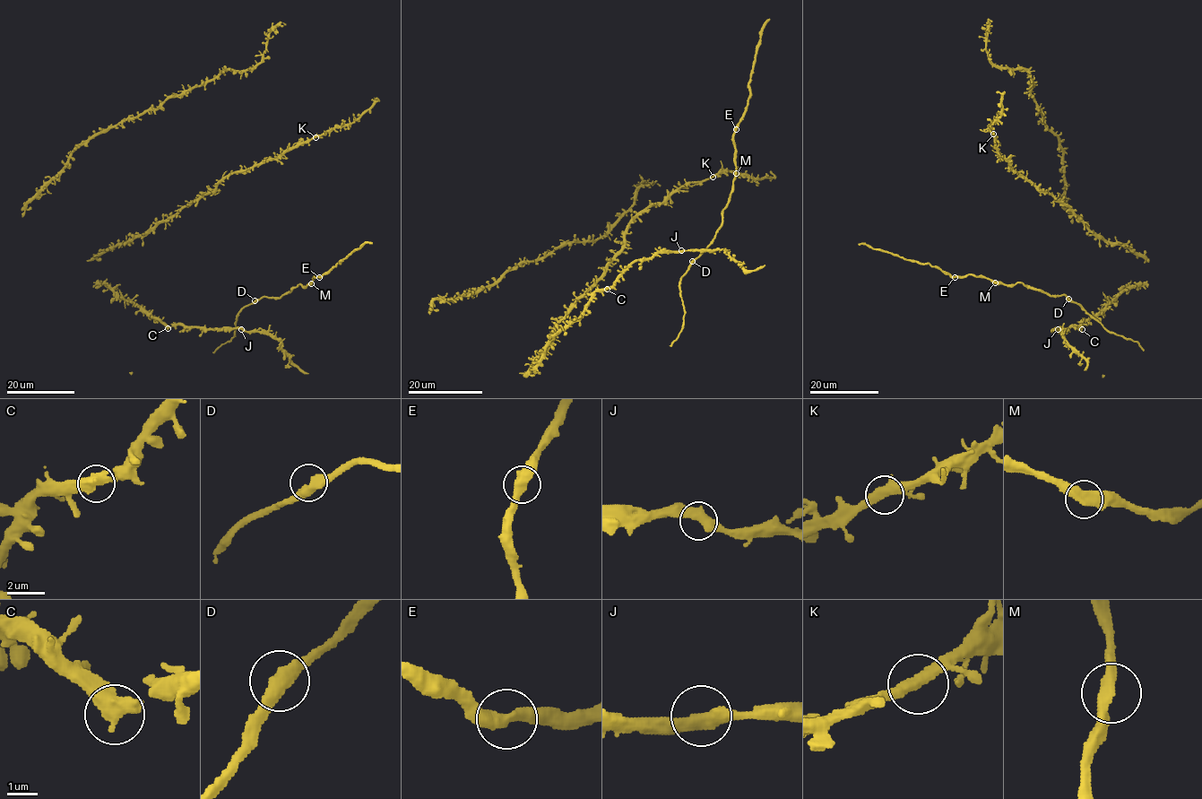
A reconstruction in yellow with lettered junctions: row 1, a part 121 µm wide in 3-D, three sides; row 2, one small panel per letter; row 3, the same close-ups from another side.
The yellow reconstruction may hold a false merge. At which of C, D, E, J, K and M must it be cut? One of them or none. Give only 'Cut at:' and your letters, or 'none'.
Cut at: none

